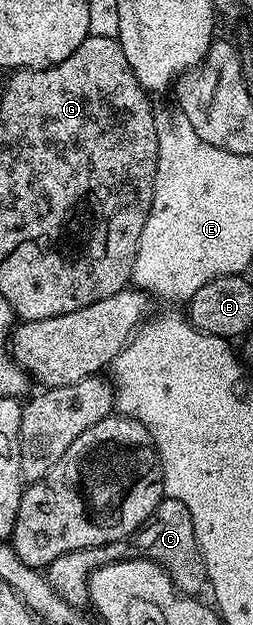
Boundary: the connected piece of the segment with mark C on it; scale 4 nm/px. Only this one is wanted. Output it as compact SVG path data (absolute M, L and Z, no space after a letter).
M164 498L159 503L157 510L153 510L151 517L135 533L132 540L118 540L105 546L82 548L61 554L61 558L47 565L45 575L60 598L76 606L83 606L88 603L87 580L95 569L111 563L112 560L129 560L134 556L160 564L184 596L198 597L199 591L208 587L205 562L199 549L197 534L193 530L193 518L189 509L185 507L185 502L177 502L170 498Z

